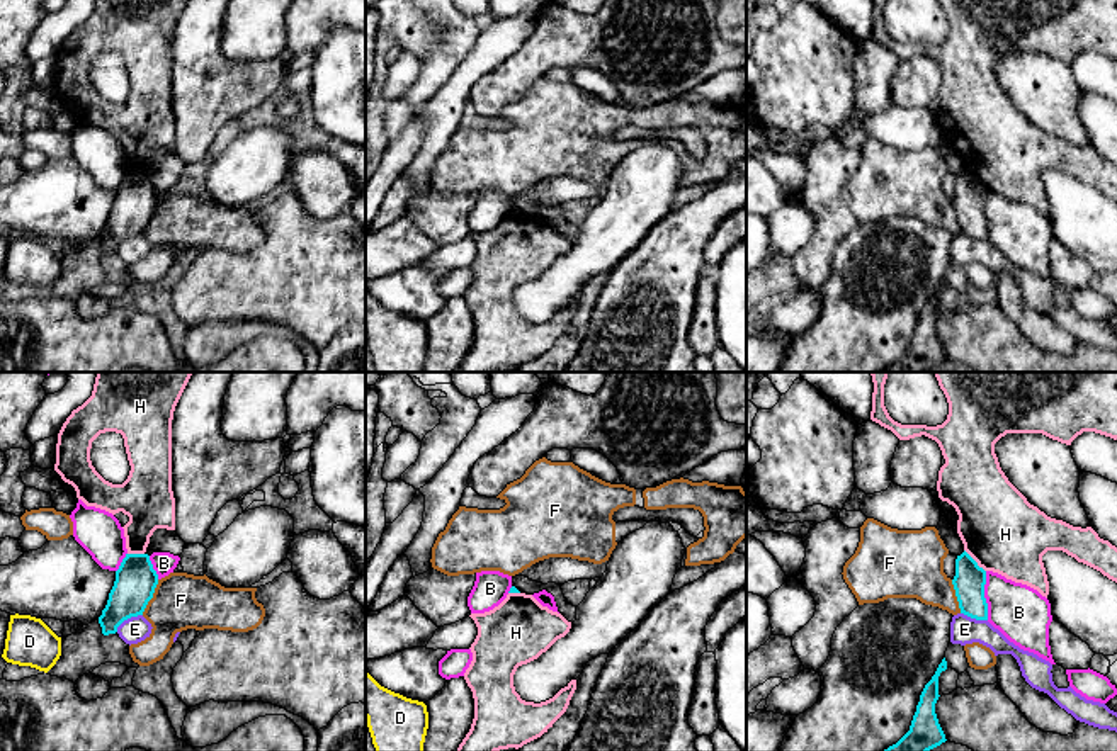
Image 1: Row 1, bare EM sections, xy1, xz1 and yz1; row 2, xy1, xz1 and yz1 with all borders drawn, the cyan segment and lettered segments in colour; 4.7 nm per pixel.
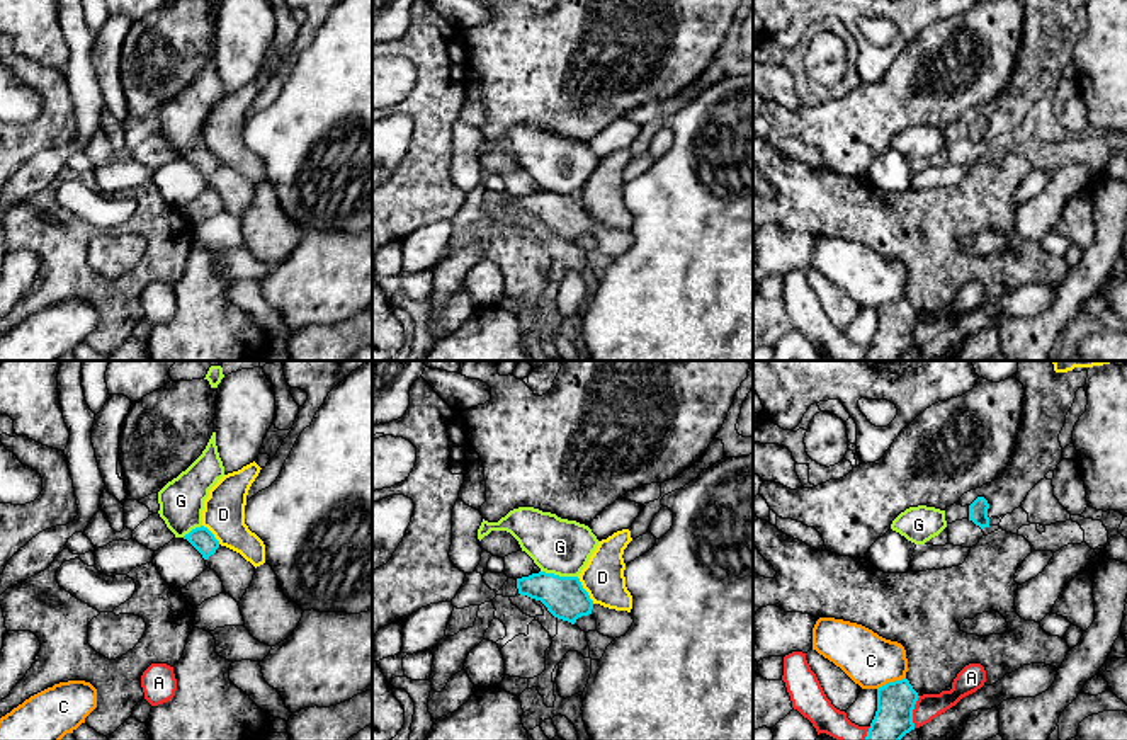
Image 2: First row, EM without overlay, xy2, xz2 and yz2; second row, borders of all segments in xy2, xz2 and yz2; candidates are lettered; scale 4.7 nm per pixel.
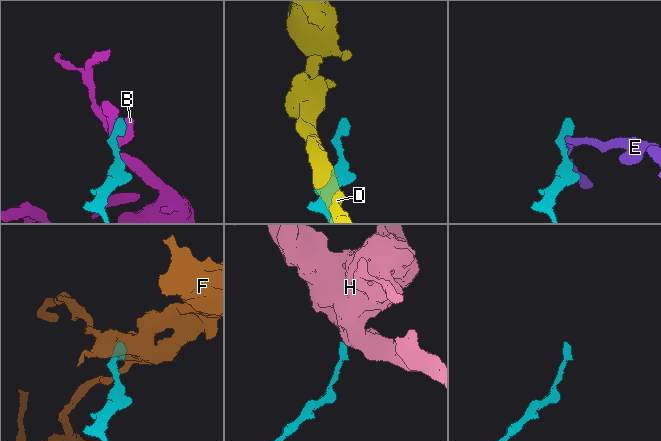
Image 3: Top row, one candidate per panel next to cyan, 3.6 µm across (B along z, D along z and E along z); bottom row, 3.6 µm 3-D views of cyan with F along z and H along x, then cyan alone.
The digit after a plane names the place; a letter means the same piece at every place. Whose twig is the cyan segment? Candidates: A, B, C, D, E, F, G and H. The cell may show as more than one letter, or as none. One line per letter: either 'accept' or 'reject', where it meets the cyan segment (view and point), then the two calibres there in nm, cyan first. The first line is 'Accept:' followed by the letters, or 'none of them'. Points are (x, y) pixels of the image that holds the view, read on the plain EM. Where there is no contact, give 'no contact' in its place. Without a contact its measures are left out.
Accept: none of them
A: reject | yz2 (911, 330) | 180/120 nm
B: reject | yz1 (983, 214) | 150/260 nm
C: reject | yz2 (891, 301) | 180/260 nm
D: reject | xz2 (585, 210) | 200/200 nm
E: reject | xy1 (128, 237) | 190/120 nm
F: reject | xy1 (152, 216) | 190/260 nm
G: reject | xz2 (558, 194) | 200/260 nm
H: reject | yz1 (975, 180) | 150/380 nm

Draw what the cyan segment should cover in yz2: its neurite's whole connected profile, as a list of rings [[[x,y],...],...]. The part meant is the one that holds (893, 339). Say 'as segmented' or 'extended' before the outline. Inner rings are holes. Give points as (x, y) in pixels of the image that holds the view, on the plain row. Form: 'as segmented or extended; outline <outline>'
as segmented; outline [[[908,298],[877,308],[877,330],[864,361],[899,361],[915,349],[913,328],[918,311]]]

